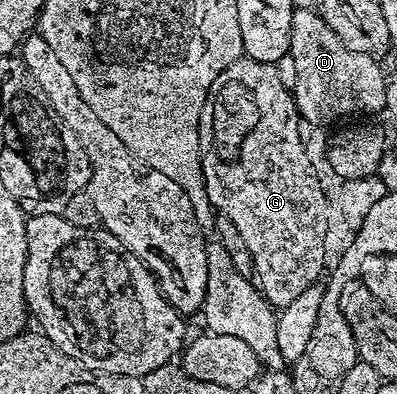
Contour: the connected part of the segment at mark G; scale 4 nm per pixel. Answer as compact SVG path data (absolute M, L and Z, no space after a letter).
M242 57L230 68L226 68L210 84L210 92L206 96L204 106L200 109L200 163L202 176L206 184L206 196L210 200L213 211L222 212L242 232L242 240L246 240L246 248L250 248L250 256L254 260L254 281L268 305L273 308L289 306L297 296L302 296L306 288L317 285L321 280L320 273L324 270L324 249L328 246L328 194L320 183L320 174L304 147L304 138L300 135L302 119L296 109L296 102L289 87L284 87L284 78L280 75L281 67L270 62L259 62L250 57Z

